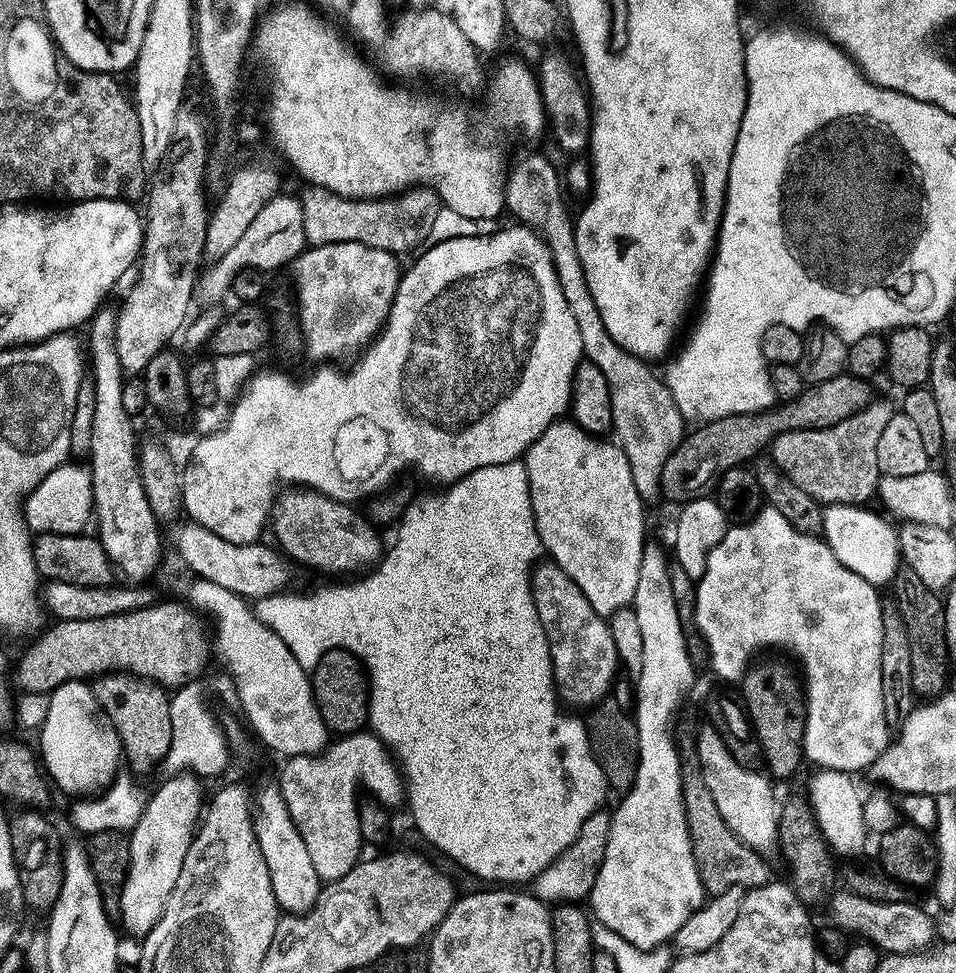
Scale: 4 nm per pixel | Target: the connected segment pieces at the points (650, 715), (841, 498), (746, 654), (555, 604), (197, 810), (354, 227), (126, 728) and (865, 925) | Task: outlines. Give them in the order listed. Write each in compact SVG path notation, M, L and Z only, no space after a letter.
M656 542L645 543L642 550L641 566L638 567L638 584L637 592L633 596L631 607L638 618L638 627L642 629L642 670L640 675L635 677L635 699L634 699L634 719L637 726L637 770L636 778L633 780L631 788L623 797L624 800L612 812L612 829L610 830L610 838L606 842L606 858L602 862L602 866L598 870L598 878L592 887L592 895L590 897L591 911L594 916L605 923L615 934L620 934L626 941L634 946L643 949L654 949L660 945L667 945L673 939L676 931L683 925L691 915L694 915L706 903L706 893L700 875L696 869L696 859L694 858L694 850L690 842L690 830L686 826L686 810L684 809L684 795L682 794L682 770L680 769L680 749L677 741L673 738L672 727L676 724L676 711L680 708L680 703L684 700L684 692L688 692L692 688L692 683L696 680L696 672L694 663L689 656L688 640L684 632L686 626L678 618L678 609L674 604L674 595L670 586L670 574L667 573L669 557L666 555L665 549Z
M879 398L869 401L866 407L843 419L833 427L815 428L814 430L784 431L775 437L769 445L768 452L773 462L790 478L796 486L813 498L819 505L829 504L854 505L861 507L867 505L868 500L877 495L878 485L882 473L878 464L878 440L886 426L896 413L896 407L888 400Z
M769 506L761 507L755 516L747 522L740 522L737 526L729 527L724 537L718 541L704 567L702 578L696 587L696 617L694 628L704 642L707 651L707 663L724 680L743 681L745 672L757 659L763 648L781 648L789 652L800 663L802 673L802 691L804 693L804 760L813 760L817 769L842 771L856 774L856 771L867 770L875 762L890 743L890 725L884 713L884 699L882 698L882 634L884 633L885 605L880 605L877 585L866 582L866 578L858 578L854 570L842 566L838 558L830 550L830 546L819 535L803 533L796 529L782 516L778 509Z
M540 562L532 573L532 597L538 610L538 618L544 627L548 639L548 649L552 659L552 676L556 680L559 699L565 705L573 704L576 708L591 709L609 695L618 669L614 638L608 629L608 620L598 615L590 606L585 594L575 585L556 563Z
M195 775L170 776L163 782L165 784L152 797L147 797L140 821L127 837L128 873L120 895L118 920L137 938L145 937L158 922L202 816L201 781Z
M315 186L305 189L304 193L299 193L298 199L302 206L304 238L312 246L334 242L362 242L387 252L415 253L427 241L430 230L433 229L434 218L442 215L439 194L427 186L409 188L391 198L346 197L329 188Z
M116 670L111 674L97 675L91 681L94 698L109 716L109 722L120 736L123 755L138 771L154 769L161 763L171 746L170 696L153 680Z
M847 890L833 891L828 908L832 911L832 920L848 932L861 932L863 939L875 944L881 953L893 956L920 954L931 949L934 944L934 920L928 917L916 904L908 904L907 899L893 904L882 904L878 900L867 900Z

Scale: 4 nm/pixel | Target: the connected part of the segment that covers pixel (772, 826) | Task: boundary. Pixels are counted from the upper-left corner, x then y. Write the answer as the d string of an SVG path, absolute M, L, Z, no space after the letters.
M704 726L701 732L695 733L696 753L700 759L700 769L704 775L706 786L710 794L714 794L714 803L718 805L718 814L730 826L733 834L739 840L750 845L756 852L768 854L778 844L778 833L780 830L780 817L778 815L778 803L776 796L772 793L769 777L751 768L738 766L726 750L726 742L717 734L715 728Z

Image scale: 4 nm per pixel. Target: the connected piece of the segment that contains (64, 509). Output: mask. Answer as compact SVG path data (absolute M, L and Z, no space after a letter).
M66 462L37 482L36 487L23 497L24 522L33 533L57 532L71 536L83 533L94 516L92 502L92 473L80 462Z

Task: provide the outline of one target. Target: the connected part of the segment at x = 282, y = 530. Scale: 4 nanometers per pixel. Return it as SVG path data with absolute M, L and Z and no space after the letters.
M284 490L274 501L270 513L270 532L272 528L279 551L289 561L297 560L300 564L321 568L324 572L356 572L359 568L367 569L381 559L380 536L372 529L373 521L368 518L363 520L352 508L355 507L339 500L331 500L321 492Z

